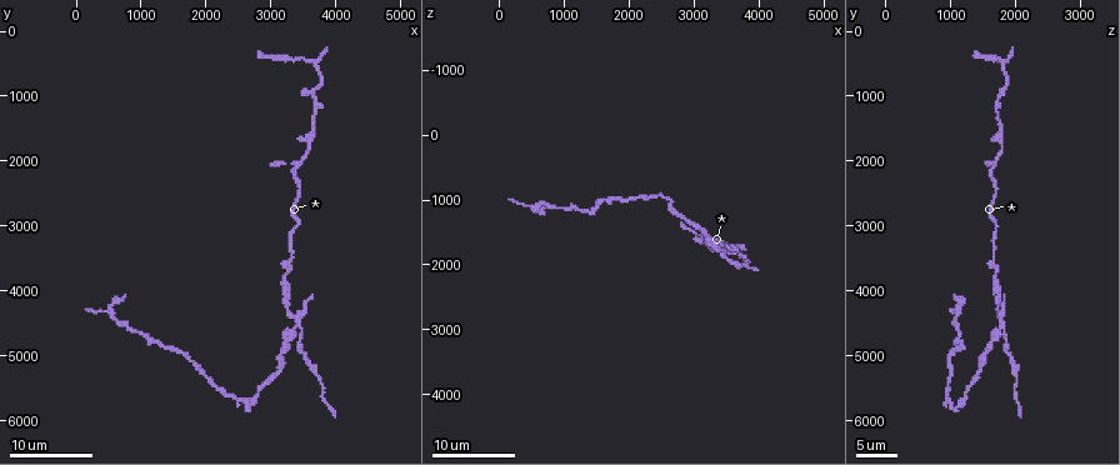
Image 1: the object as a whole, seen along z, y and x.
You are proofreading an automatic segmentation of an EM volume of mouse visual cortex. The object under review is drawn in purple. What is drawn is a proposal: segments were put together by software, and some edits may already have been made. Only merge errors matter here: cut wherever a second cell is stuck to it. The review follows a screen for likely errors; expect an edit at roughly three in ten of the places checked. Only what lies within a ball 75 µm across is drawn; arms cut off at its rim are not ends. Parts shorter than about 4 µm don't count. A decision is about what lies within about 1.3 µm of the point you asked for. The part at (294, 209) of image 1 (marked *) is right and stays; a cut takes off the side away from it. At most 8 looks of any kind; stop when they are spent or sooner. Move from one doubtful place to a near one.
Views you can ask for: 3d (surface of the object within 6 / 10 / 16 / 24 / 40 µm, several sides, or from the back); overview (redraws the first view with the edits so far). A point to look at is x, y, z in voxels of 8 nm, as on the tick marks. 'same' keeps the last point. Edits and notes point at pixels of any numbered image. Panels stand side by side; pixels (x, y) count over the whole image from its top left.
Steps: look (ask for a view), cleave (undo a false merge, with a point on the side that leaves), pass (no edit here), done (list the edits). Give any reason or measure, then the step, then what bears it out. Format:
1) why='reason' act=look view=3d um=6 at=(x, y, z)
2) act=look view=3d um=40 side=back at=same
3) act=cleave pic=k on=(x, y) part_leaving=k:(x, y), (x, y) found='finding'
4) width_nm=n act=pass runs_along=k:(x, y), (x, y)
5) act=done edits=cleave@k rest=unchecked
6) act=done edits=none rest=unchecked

why='sudden change in width' act=look view=3d um=16 at=(3650, 1500, 1800)

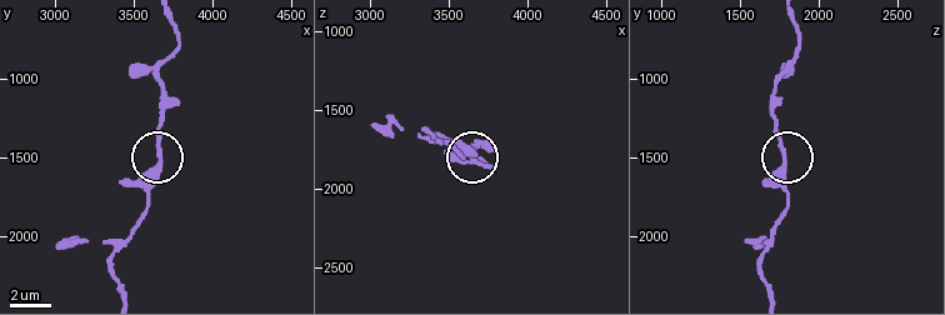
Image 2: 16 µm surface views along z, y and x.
act=look view=3d um=6 at=(3660, 1520, 1800)

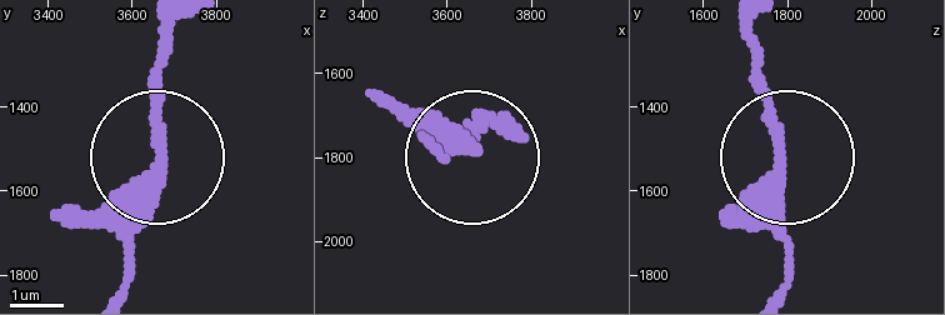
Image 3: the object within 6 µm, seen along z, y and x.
act=pass runs_along=3:(781, 283), (785, 134), (749, 26) found='all the same cell'

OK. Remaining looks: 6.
why='three-way junction' act=look view=3d um=24 at=(3750, 850, 1850)

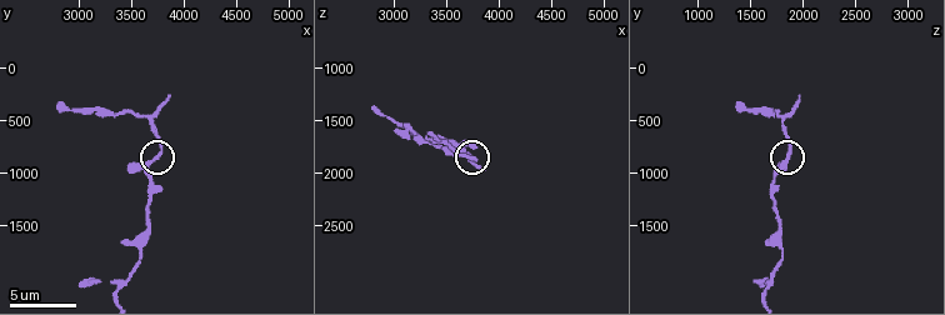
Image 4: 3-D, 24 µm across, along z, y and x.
act=look view=3d um=6 at=(3680, 860, 1820)

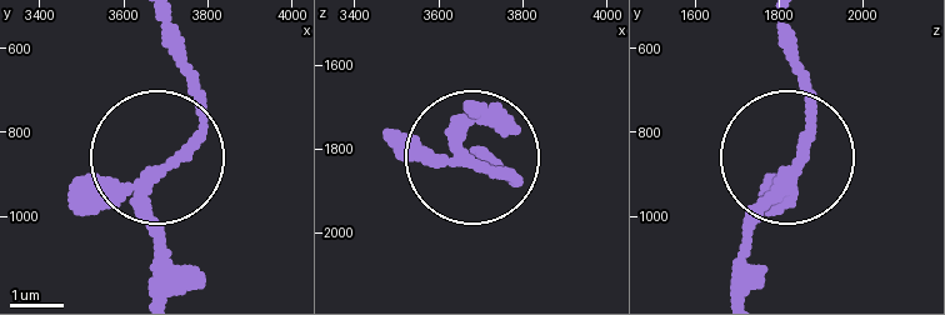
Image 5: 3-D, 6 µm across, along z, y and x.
act=pass runs_along=5:(736, 290), (755, 210), (804, 129), (790, 26) found='continuous, no second cell'

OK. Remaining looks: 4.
act=look view=3d um=16 at=(3750, 5300, 2050)

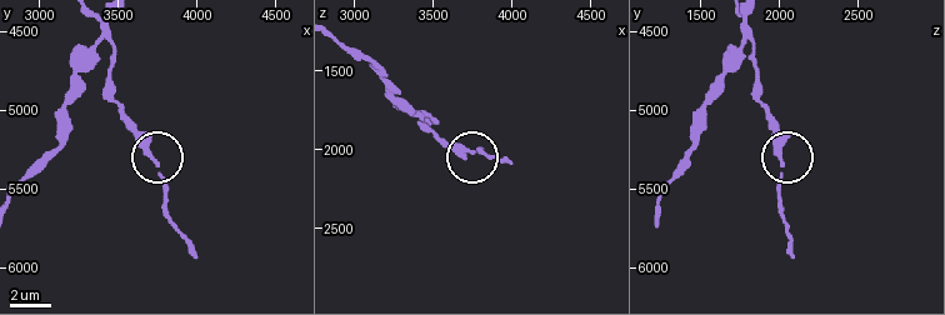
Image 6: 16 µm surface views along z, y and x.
act=look view=3d um=10 at=(3700, 5280, 2000)

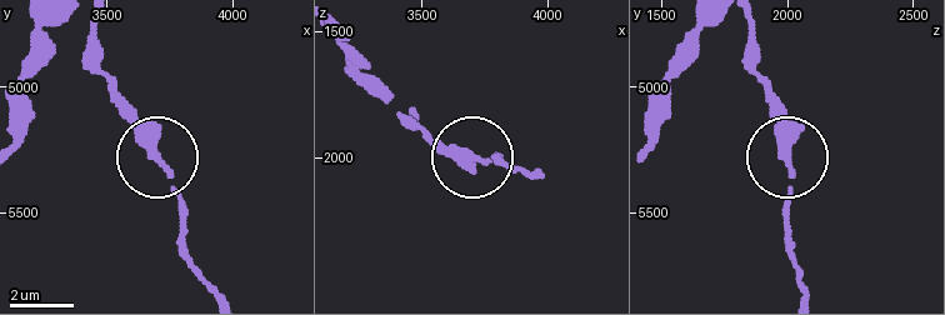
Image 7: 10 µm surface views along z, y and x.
width_nm=260 act=pass runs_along=7:(749, 26), (751, 59), (793, 180), (784, 250) found='continuous, no second cell'

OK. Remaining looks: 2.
why='two arms in line, one across' act=look view=3d um=16 at=(3400, 4550, 1800)

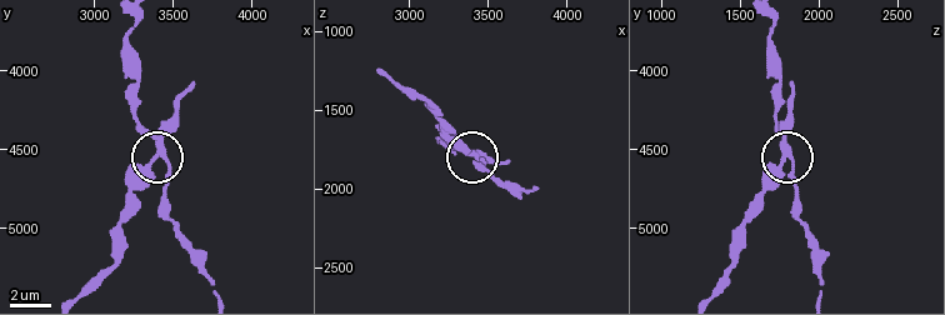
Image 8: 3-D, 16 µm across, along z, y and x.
act=look view=3d um=10 at=(3420, 4520, 1800)

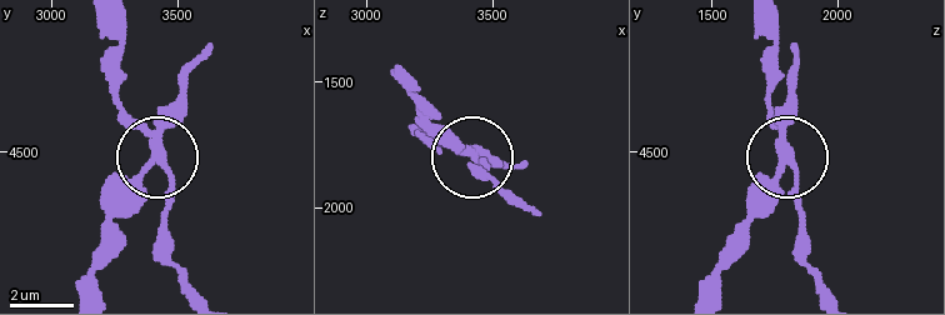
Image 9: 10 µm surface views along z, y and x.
act=cleave pic=9 on=(125, 175) part_leaving=9:(155, 148), (91, 290) found='two cells meet here'

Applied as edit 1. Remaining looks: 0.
act=done edits=cleave@9 rest=unchecked

